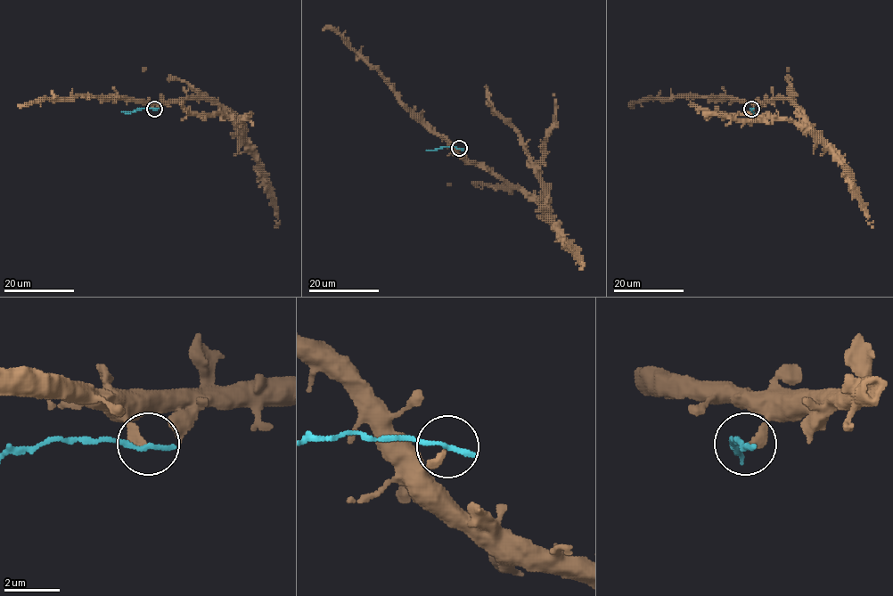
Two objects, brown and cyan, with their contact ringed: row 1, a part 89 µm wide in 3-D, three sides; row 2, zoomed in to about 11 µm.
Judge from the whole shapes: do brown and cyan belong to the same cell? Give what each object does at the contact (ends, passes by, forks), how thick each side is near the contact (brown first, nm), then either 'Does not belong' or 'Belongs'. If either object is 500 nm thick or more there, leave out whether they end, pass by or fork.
At the ring brown ends. At the ring cyan ends. Thickness 360 nm (brown) against 220 nm. Does not belong

